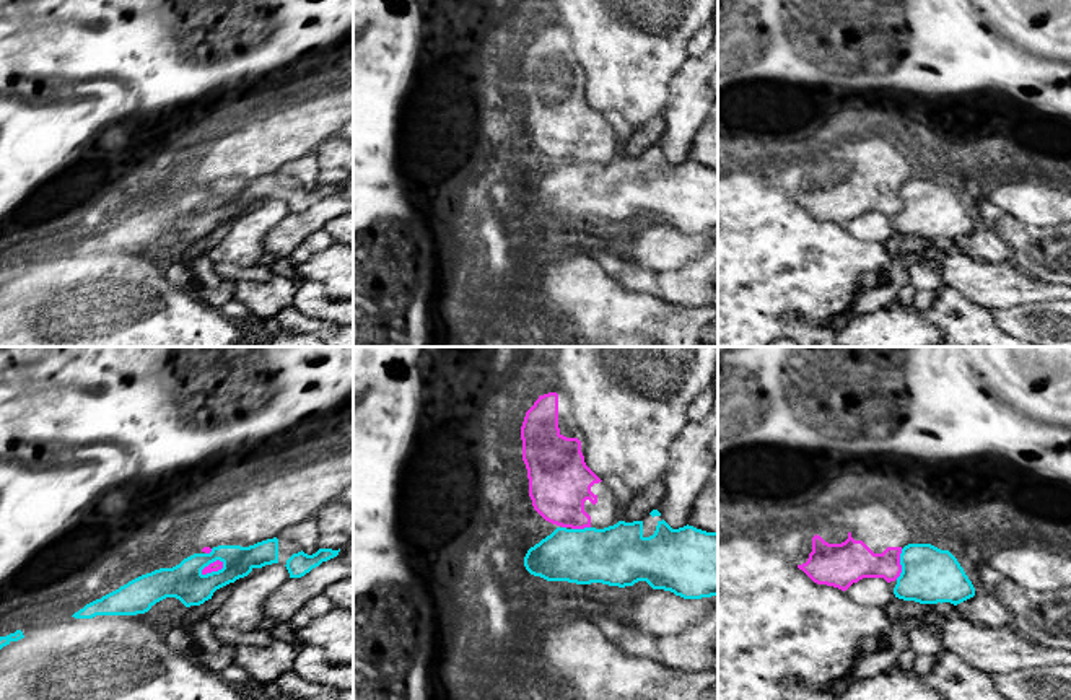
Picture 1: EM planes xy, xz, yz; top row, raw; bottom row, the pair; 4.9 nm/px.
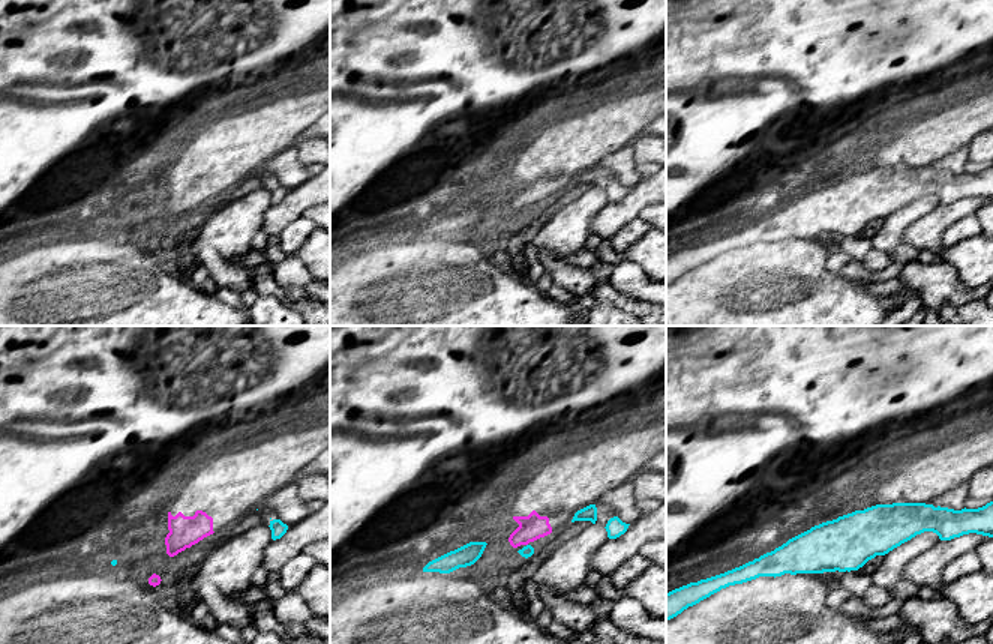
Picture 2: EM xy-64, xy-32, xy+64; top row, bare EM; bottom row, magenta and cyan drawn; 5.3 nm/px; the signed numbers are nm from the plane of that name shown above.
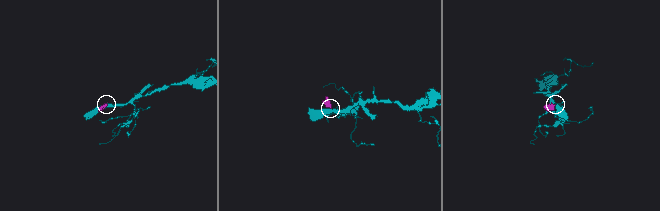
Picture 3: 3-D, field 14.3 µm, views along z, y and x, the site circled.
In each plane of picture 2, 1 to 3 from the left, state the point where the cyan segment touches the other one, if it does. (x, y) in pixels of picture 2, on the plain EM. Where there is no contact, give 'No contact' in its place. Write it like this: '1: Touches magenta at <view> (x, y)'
1: No contact
2: No contact
3: No contact

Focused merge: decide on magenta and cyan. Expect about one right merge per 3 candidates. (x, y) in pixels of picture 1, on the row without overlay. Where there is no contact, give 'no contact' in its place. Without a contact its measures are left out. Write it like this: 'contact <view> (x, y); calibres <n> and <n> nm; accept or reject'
contact xy (214, 205); calibres 50 and 190 nm; reject

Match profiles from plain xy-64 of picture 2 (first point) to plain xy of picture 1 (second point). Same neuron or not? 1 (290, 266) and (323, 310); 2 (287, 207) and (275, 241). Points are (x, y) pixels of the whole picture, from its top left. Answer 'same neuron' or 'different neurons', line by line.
1: same neuron
2: same neuron

